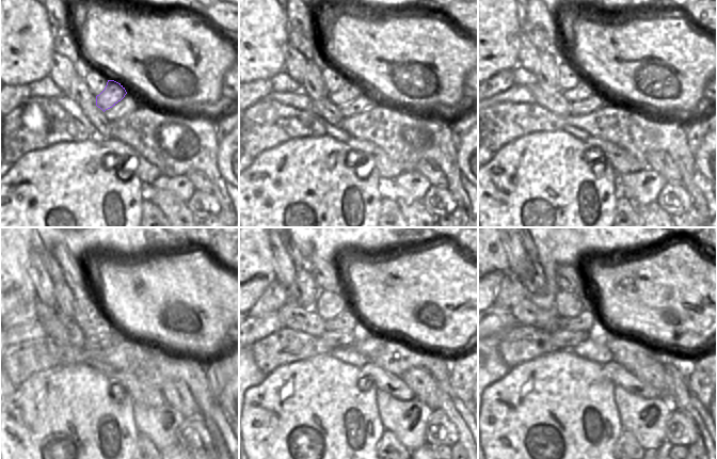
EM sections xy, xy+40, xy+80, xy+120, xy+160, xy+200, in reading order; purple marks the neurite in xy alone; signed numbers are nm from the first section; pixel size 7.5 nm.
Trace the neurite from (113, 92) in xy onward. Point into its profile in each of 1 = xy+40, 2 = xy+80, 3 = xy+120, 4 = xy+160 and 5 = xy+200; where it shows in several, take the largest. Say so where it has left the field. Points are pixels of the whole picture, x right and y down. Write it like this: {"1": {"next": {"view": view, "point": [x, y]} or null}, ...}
{"1": {"next": {"view": "xy+40", "point": [350, 91]}}, "2": {"next": {"view": "xy+80", "point": [584, 90]}}, "3": {"next": {"view": "xy+120", "point": [106, 323]}}, "4": {"next": {"view": "xy+160", "point": [348, 320]}}, "5": {"next": {"view": "xy+200", "point": [586, 320]}}}

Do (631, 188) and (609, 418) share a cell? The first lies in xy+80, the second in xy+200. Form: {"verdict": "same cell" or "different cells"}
{"verdict": "different cells"}

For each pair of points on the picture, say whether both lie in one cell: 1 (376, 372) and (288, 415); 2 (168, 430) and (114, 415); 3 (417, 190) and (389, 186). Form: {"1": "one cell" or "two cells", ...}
{"1": "two cells", "2": "two cells", "3": "one cell"}

